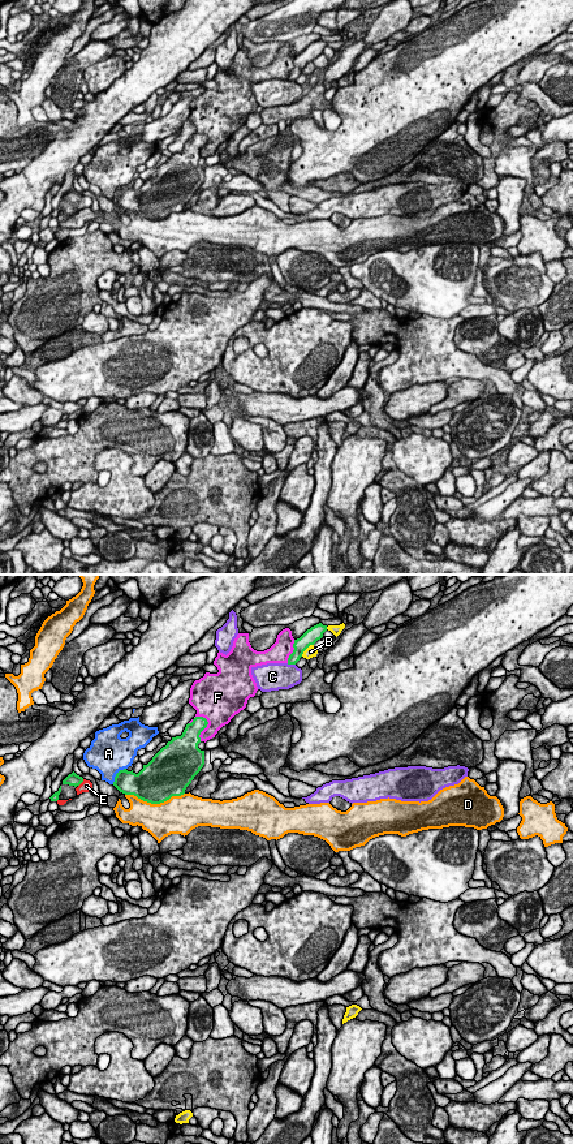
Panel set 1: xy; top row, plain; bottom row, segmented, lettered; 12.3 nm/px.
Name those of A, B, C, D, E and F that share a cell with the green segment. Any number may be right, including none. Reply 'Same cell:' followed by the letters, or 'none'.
Same cell: none

